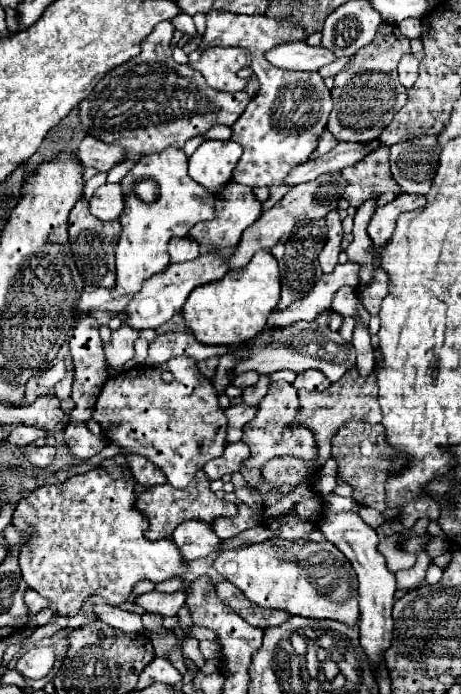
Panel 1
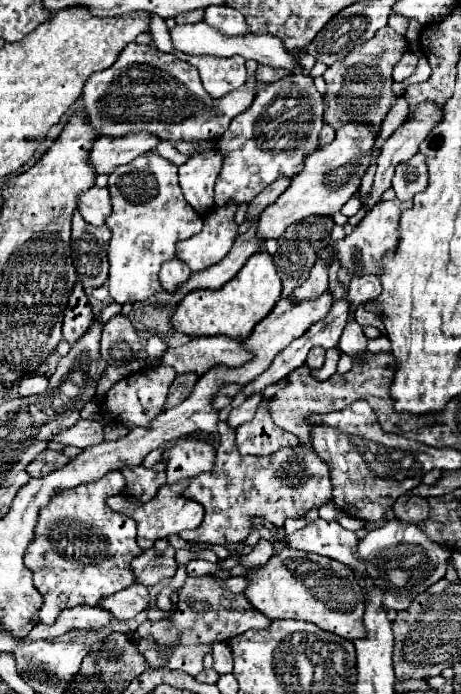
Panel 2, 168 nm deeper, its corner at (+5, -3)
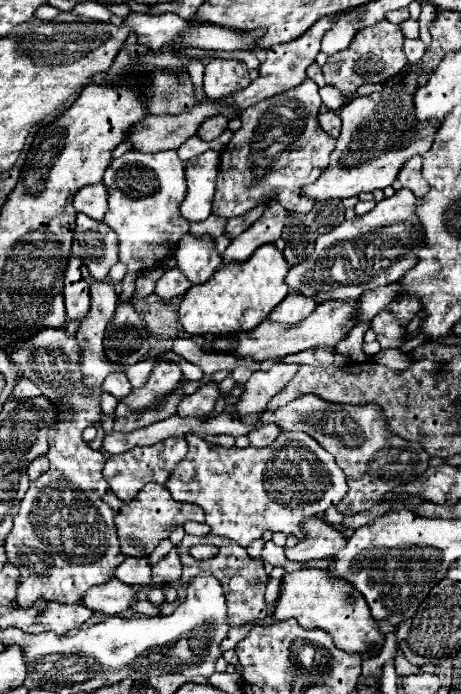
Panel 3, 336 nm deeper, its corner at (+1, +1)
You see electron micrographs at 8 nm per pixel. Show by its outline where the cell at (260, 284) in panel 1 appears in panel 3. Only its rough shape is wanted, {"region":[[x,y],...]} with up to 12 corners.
{"region":[[274,244],[180,302],[190,336],[254,330],[288,296]]}

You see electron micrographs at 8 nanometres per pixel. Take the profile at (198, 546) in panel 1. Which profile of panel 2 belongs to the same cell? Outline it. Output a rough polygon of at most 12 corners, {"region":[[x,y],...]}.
{"region":[[152,548],[134,558],[134,574],[144,586],[176,574],[176,548]]}

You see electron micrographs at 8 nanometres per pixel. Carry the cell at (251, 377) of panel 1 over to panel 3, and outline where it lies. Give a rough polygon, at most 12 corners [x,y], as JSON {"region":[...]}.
{"region":[[206,384],[180,400],[178,416],[206,416],[218,386]]}

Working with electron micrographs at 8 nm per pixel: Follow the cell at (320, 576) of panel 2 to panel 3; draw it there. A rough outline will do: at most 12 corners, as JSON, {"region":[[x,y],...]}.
{"region":[[326,570],[286,574],[276,620],[378,654],[384,634],[362,594]]}

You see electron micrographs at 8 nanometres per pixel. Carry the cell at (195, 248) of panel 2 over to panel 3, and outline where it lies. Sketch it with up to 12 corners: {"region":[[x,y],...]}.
{"region":[[182,236],[178,270],[204,284],[222,266],[212,238]]}

